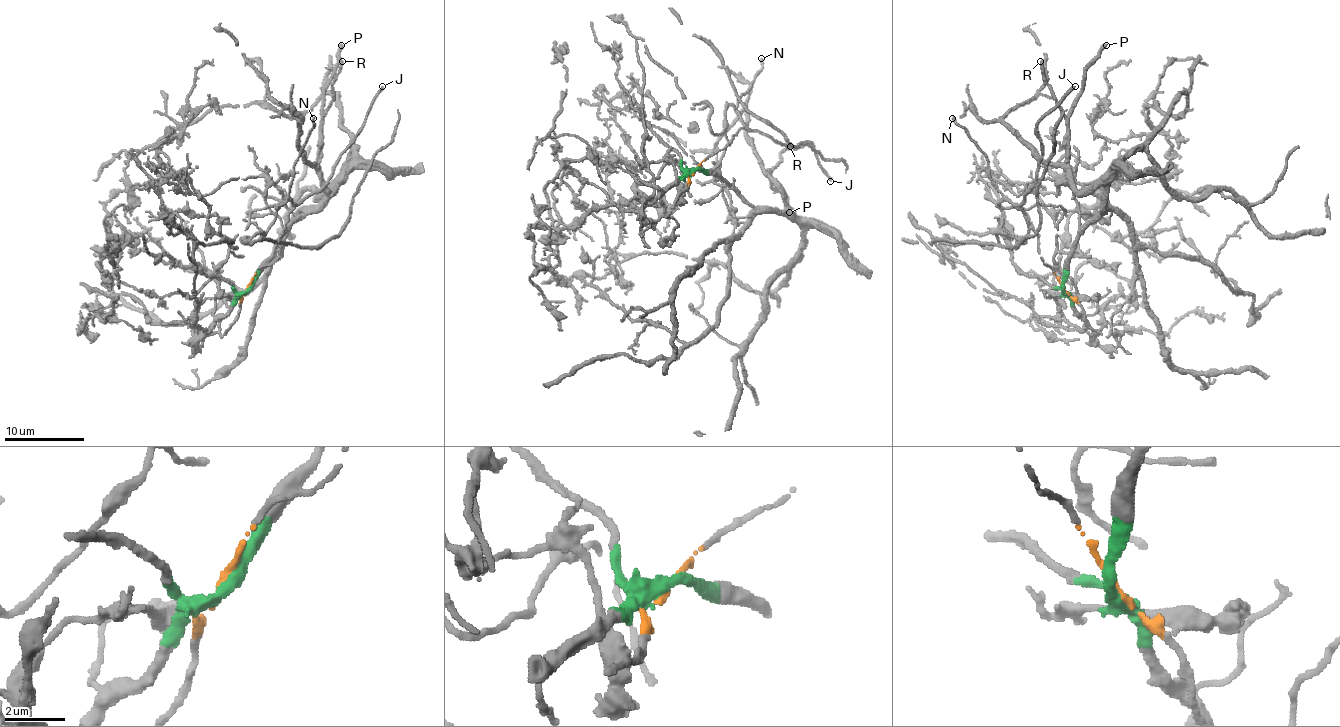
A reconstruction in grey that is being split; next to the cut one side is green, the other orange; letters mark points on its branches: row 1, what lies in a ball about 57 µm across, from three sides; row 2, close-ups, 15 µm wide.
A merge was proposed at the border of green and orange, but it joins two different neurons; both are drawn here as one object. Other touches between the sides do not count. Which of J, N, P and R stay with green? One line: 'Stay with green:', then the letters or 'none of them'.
Stay with green: P, R

